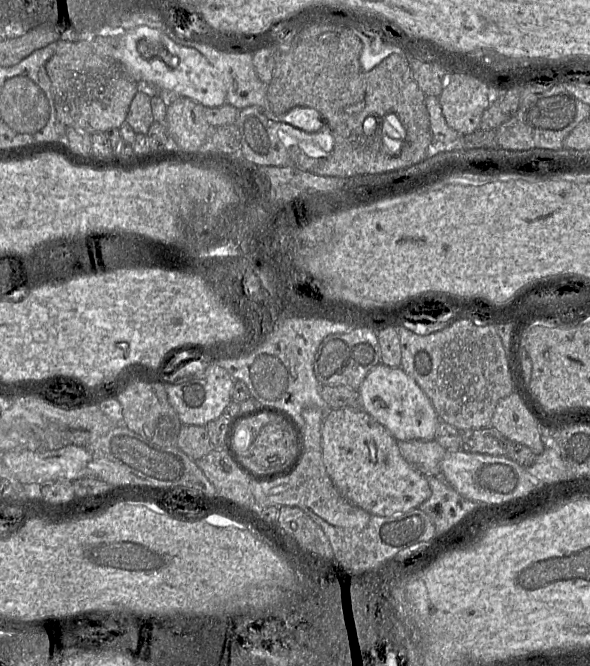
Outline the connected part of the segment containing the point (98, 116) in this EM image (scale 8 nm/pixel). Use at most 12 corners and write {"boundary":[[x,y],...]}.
{"boundary":[[86,30],[47,61],[57,120],[126,121],[138,83],[118,38]]}

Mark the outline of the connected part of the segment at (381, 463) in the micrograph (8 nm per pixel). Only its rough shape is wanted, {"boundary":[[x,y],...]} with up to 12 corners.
{"boundary":[[364,410],[325,412],[321,452],[341,495],[370,514],[431,496]]}

